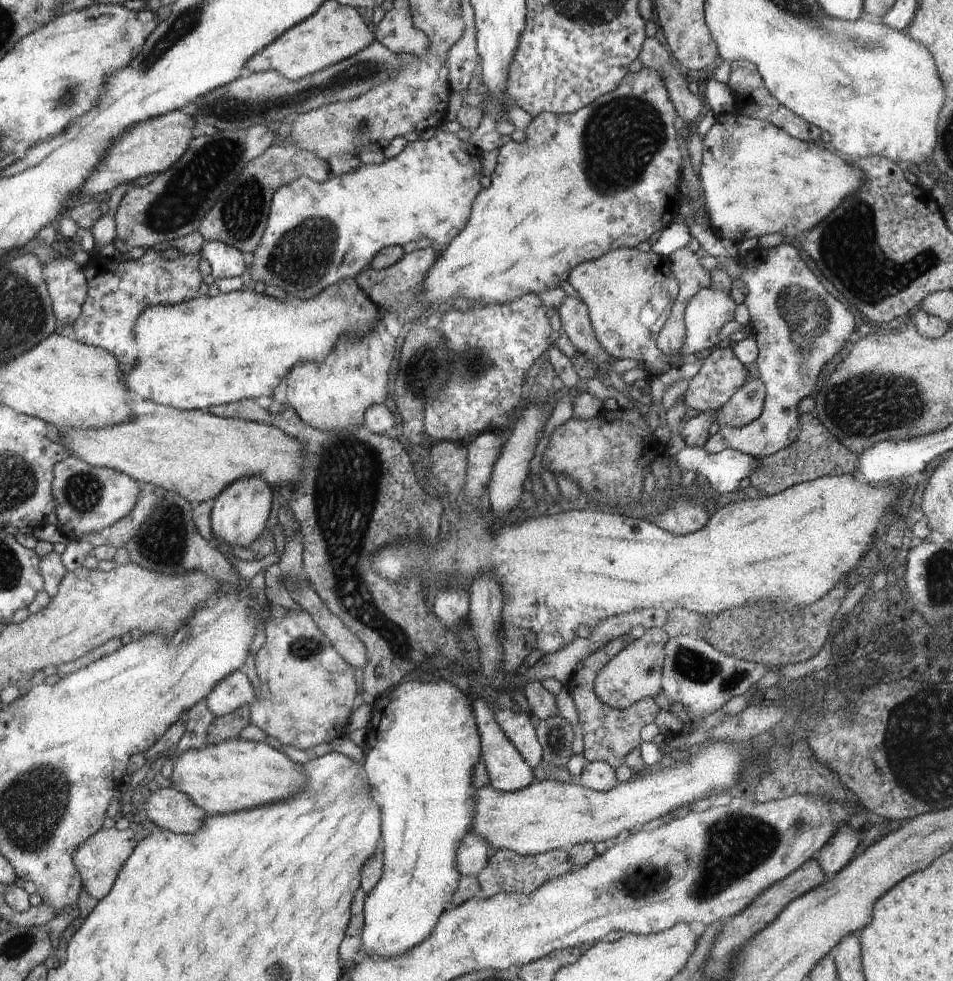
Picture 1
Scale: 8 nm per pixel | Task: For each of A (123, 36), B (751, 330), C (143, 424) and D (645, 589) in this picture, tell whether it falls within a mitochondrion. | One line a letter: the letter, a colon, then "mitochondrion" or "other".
A: mitochondrion
B: other
C: other
D: other

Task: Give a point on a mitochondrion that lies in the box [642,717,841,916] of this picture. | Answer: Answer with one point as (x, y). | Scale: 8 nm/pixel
(736, 845)

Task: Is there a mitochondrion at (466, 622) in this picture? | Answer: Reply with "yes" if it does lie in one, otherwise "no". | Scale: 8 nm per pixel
no

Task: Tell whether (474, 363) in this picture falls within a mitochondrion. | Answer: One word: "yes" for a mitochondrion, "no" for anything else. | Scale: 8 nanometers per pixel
yes

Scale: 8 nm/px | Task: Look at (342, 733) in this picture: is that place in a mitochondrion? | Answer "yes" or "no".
no

